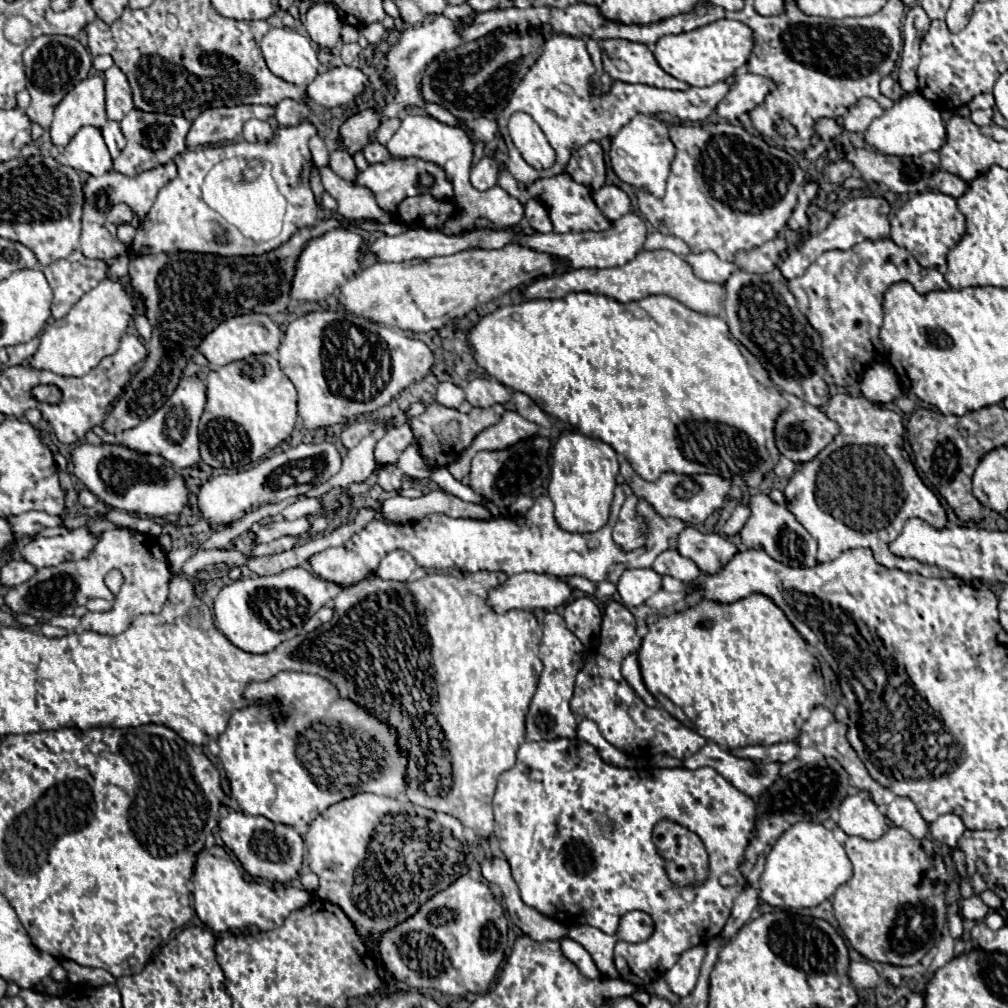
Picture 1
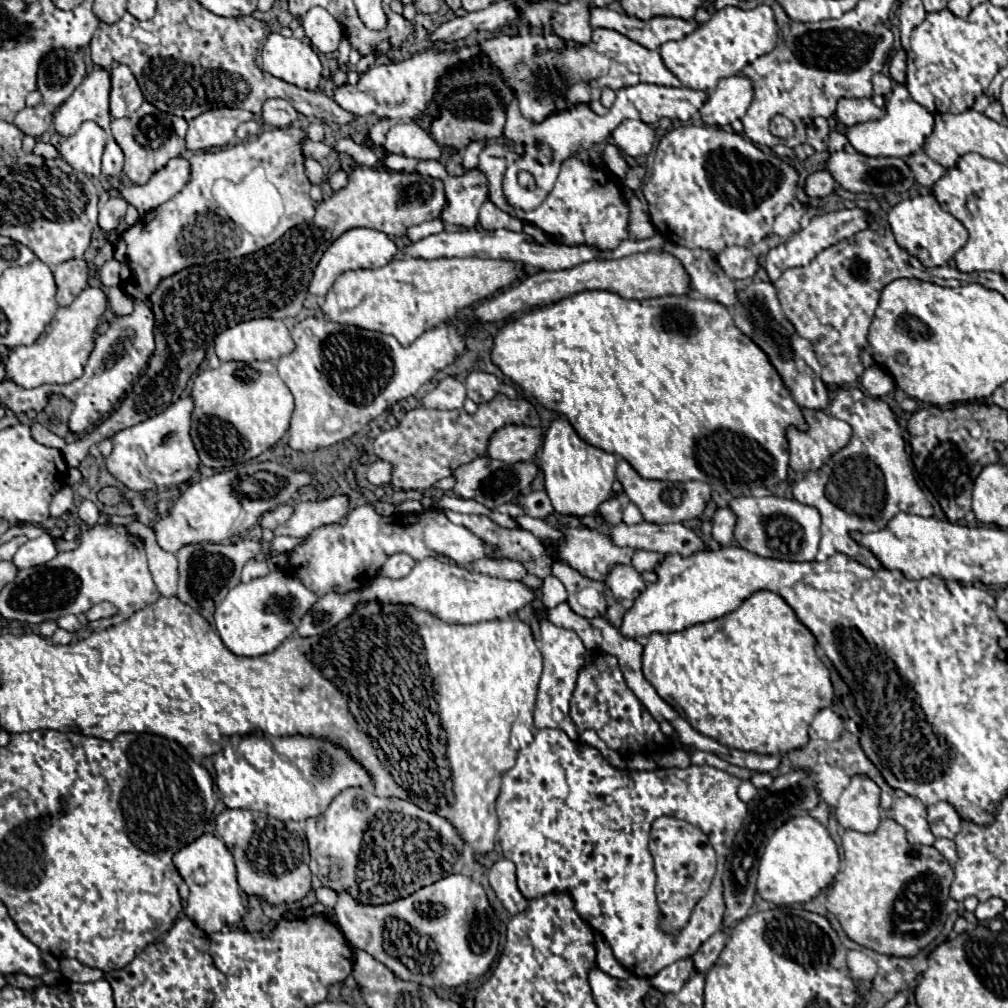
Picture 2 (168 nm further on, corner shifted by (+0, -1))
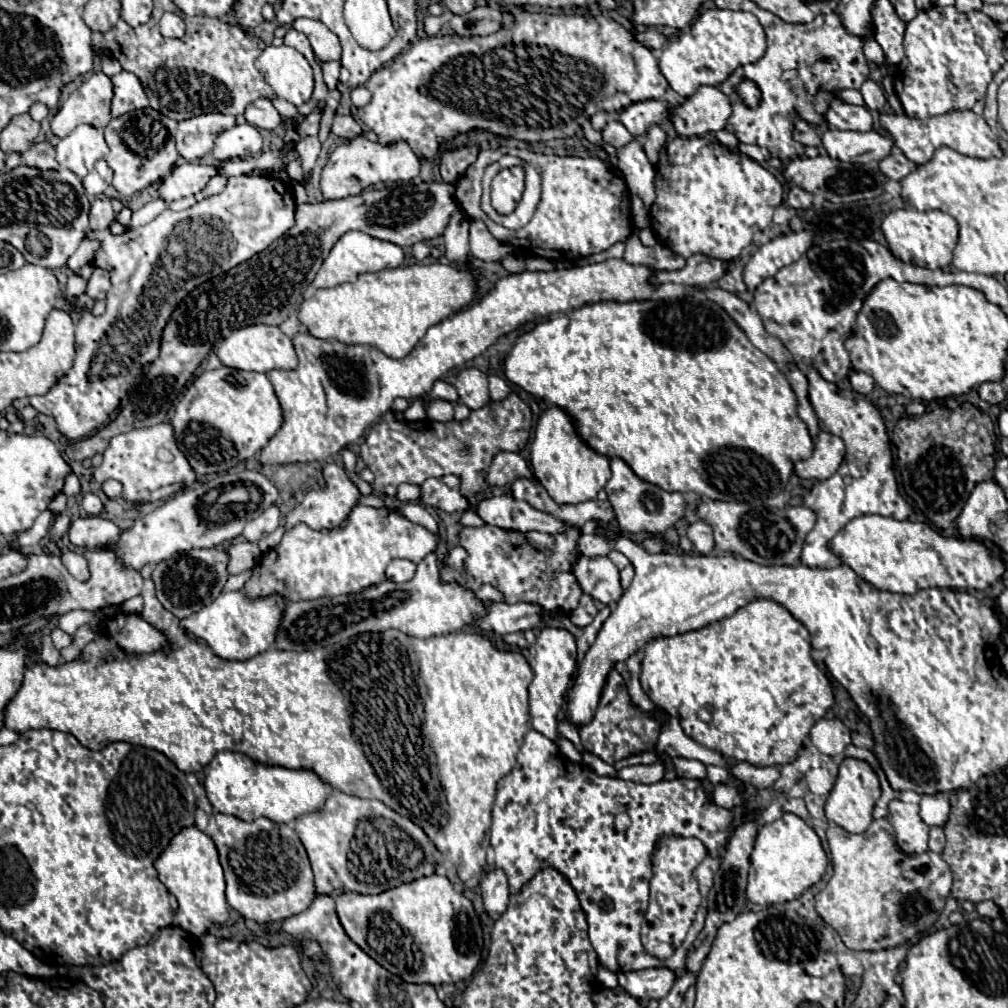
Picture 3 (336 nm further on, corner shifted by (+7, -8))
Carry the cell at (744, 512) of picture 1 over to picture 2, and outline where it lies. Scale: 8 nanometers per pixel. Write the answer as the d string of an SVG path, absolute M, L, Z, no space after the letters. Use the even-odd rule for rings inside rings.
M726 507L718 509L712 517L712 537L720 545L730 545L734 539L734 525L736 525L736 515Z

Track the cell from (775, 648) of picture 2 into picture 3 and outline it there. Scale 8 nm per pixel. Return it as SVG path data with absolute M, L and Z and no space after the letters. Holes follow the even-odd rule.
M753 600L747 606L739 608L733 616L713 622L701 630L651 640L645 646L641 668L641 686L645 694L661 710L677 716L681 728L689 738L715 752L725 754L731 760L749 762L753 766L793 762L811 726L821 720L833 706L831 684L811 660L811 636L807 628L775 600ZM701 708L707 708L711 712L711 722L701 722L697 718L697 712Z

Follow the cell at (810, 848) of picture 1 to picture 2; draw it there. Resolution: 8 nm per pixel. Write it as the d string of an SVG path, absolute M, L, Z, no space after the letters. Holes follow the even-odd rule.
M798 815L788 819L770 837L758 867L758 895L776 905L806 903L828 887L838 871L838 847L828 835L826 827L810 815Z

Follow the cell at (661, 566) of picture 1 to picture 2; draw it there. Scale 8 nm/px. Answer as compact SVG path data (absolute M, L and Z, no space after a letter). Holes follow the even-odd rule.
M636 551L634 555L632 555L632 567L636 569L636 571L650 571L650 569L654 569L656 567L656 561L660 561L660 557L664 557L664 555L660 555L660 553L650 553L650 551Z

